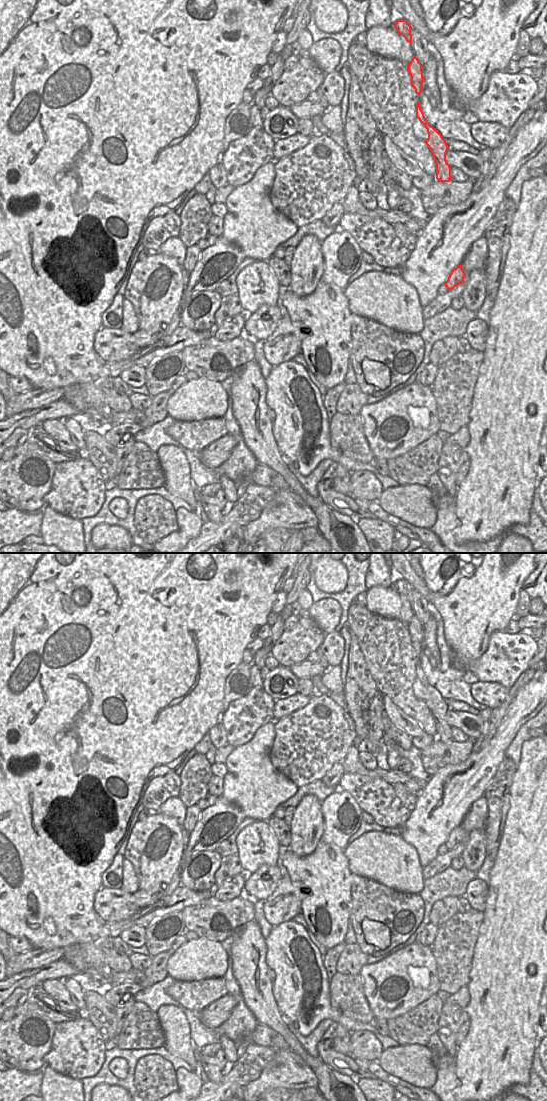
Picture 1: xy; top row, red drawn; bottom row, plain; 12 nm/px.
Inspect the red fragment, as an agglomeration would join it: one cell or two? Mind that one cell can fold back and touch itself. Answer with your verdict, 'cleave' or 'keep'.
cleave

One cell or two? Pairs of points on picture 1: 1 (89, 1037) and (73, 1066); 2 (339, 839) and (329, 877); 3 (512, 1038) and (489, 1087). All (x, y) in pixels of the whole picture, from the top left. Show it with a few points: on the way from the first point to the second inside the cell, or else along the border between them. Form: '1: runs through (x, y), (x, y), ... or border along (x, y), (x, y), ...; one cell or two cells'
1: runs through (83, 1044), (73, 1055), (73, 1059); one cell
2: border along (321, 839), (327, 843), (334, 843), (343, 850); two cells
3: runs through (500, 1050), (489, 1061), (489, 1075); one cell

